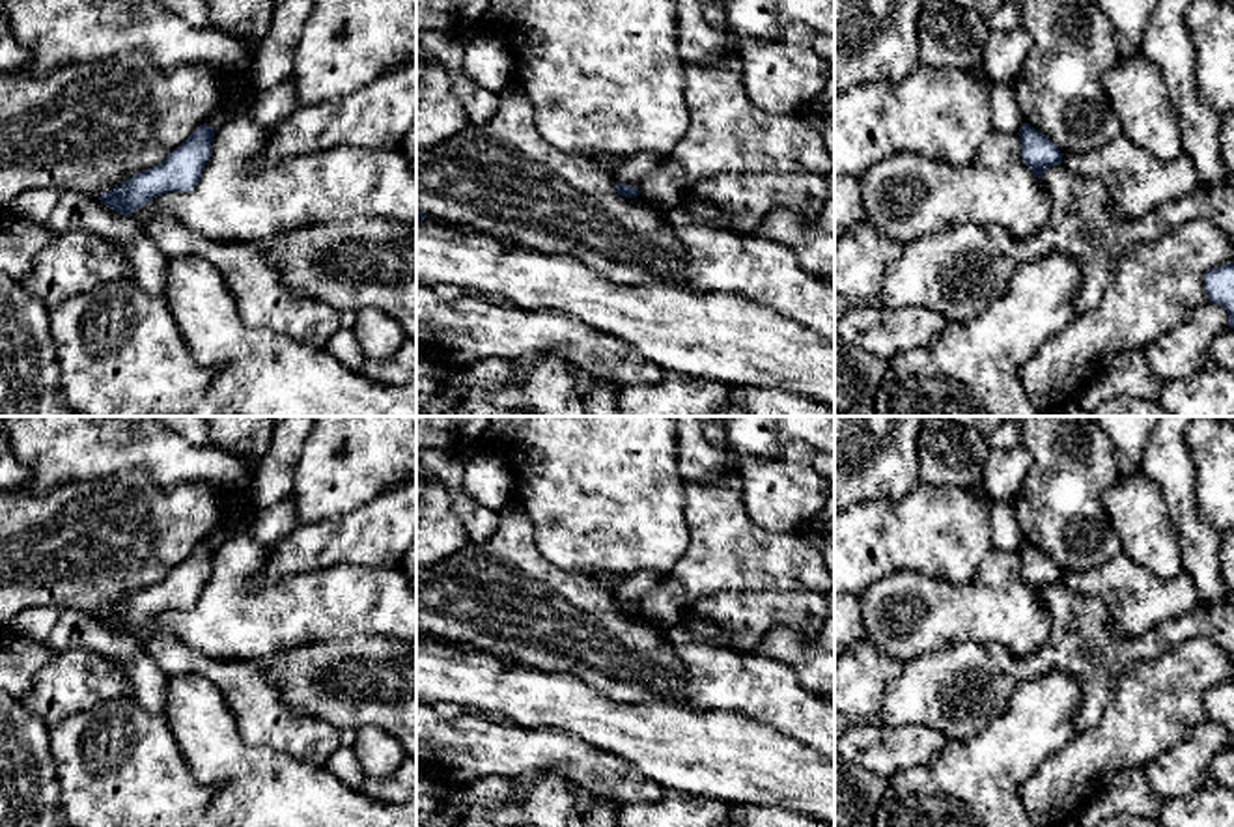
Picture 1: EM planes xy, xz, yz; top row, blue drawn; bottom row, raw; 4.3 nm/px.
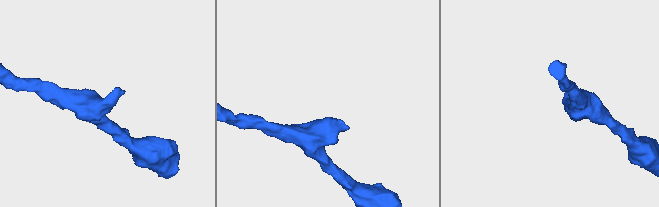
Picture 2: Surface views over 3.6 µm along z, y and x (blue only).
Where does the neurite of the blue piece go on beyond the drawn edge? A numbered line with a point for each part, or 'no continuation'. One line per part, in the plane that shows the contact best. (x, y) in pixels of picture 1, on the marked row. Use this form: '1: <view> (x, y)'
no continuation

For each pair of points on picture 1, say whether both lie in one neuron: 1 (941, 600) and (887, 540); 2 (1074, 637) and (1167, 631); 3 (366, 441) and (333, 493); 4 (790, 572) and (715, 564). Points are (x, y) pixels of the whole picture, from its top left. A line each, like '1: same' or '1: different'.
1: different
2: same
3: same
4: same

